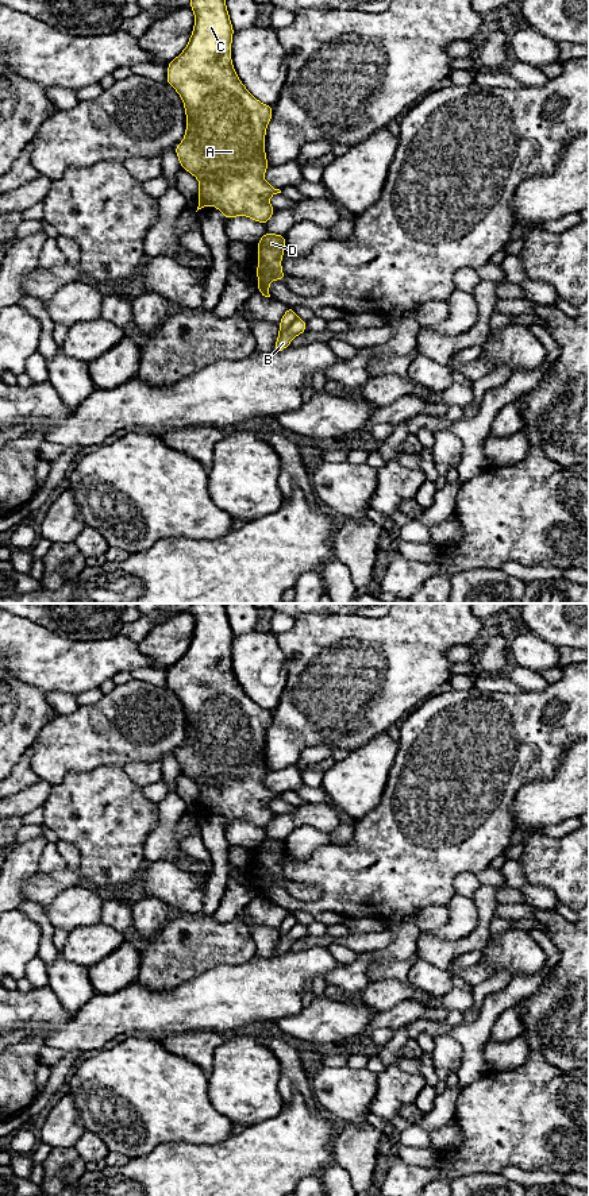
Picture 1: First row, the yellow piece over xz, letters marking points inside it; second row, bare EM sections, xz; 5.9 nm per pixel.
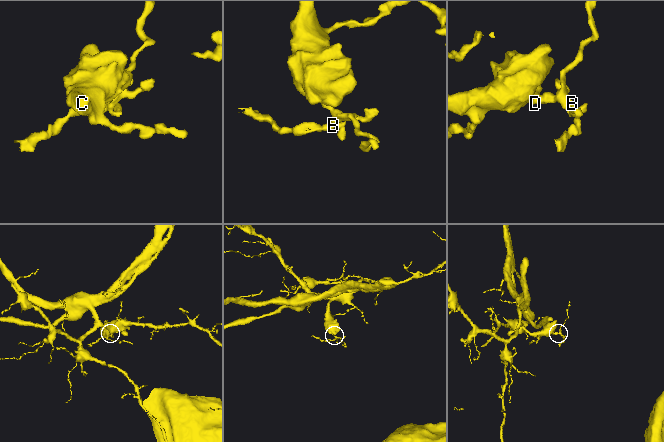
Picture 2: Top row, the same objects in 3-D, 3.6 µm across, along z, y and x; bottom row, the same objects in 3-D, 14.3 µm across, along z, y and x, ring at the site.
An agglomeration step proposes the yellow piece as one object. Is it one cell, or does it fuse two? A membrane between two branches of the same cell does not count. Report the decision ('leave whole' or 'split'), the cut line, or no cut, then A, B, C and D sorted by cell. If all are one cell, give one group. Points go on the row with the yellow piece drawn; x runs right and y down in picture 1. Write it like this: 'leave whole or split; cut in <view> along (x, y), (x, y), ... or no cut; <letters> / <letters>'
split; cut in xz along (296, 317), (291, 324), (280, 330); A C D / B

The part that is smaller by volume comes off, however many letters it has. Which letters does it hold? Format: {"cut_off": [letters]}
{"cut_off": ["B"]}

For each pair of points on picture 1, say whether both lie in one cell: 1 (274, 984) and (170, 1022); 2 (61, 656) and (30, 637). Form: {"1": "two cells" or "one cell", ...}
{"1": "one cell", "2": "one cell"}

